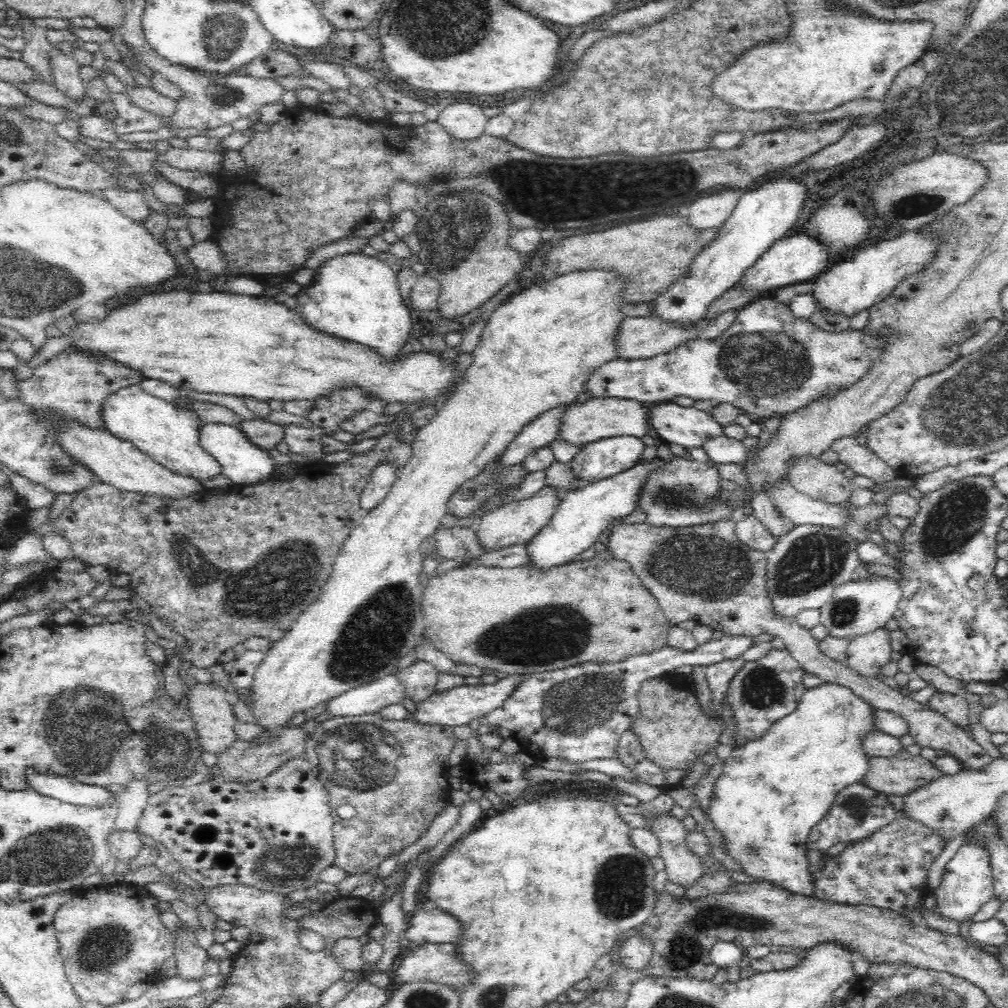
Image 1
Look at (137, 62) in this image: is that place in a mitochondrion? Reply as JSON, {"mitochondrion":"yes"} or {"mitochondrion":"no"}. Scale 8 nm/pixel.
{"mitochondrion":"no"}

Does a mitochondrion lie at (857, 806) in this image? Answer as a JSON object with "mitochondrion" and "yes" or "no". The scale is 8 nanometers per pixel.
{"mitochondrion":"yes"}

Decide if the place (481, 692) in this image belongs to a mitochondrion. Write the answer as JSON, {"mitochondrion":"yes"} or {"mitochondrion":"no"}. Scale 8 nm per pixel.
{"mitochondrion":"no"}

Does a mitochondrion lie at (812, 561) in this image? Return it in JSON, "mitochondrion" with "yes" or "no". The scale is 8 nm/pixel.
{"mitochondrion":"yes"}

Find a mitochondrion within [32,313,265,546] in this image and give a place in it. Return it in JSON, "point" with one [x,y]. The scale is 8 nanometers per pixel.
{"point":[54,466]}

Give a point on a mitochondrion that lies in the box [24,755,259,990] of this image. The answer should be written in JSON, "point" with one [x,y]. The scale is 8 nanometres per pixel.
{"point":[100,947]}

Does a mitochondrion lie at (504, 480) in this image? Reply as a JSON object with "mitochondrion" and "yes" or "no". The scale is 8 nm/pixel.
{"mitochondrion":"yes"}

